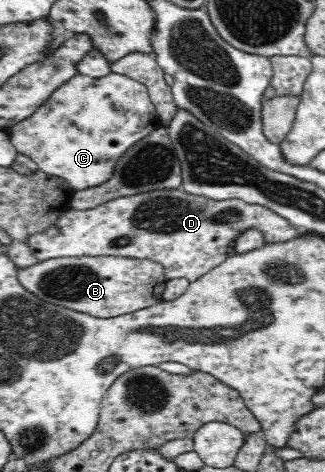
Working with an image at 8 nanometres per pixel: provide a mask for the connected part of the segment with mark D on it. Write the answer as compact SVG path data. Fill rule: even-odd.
M161 189L139 194L115 197L113 200L87 210L68 209L47 230L31 234L27 245L38 261L65 256L123 256L154 260L164 268L167 279L185 278L189 283L207 274L221 264L230 253L235 239L249 229L257 228L264 236L264 244L275 244L300 236L288 220L260 204L249 204L244 200L211 200L204 196L189 194L183 189Z

